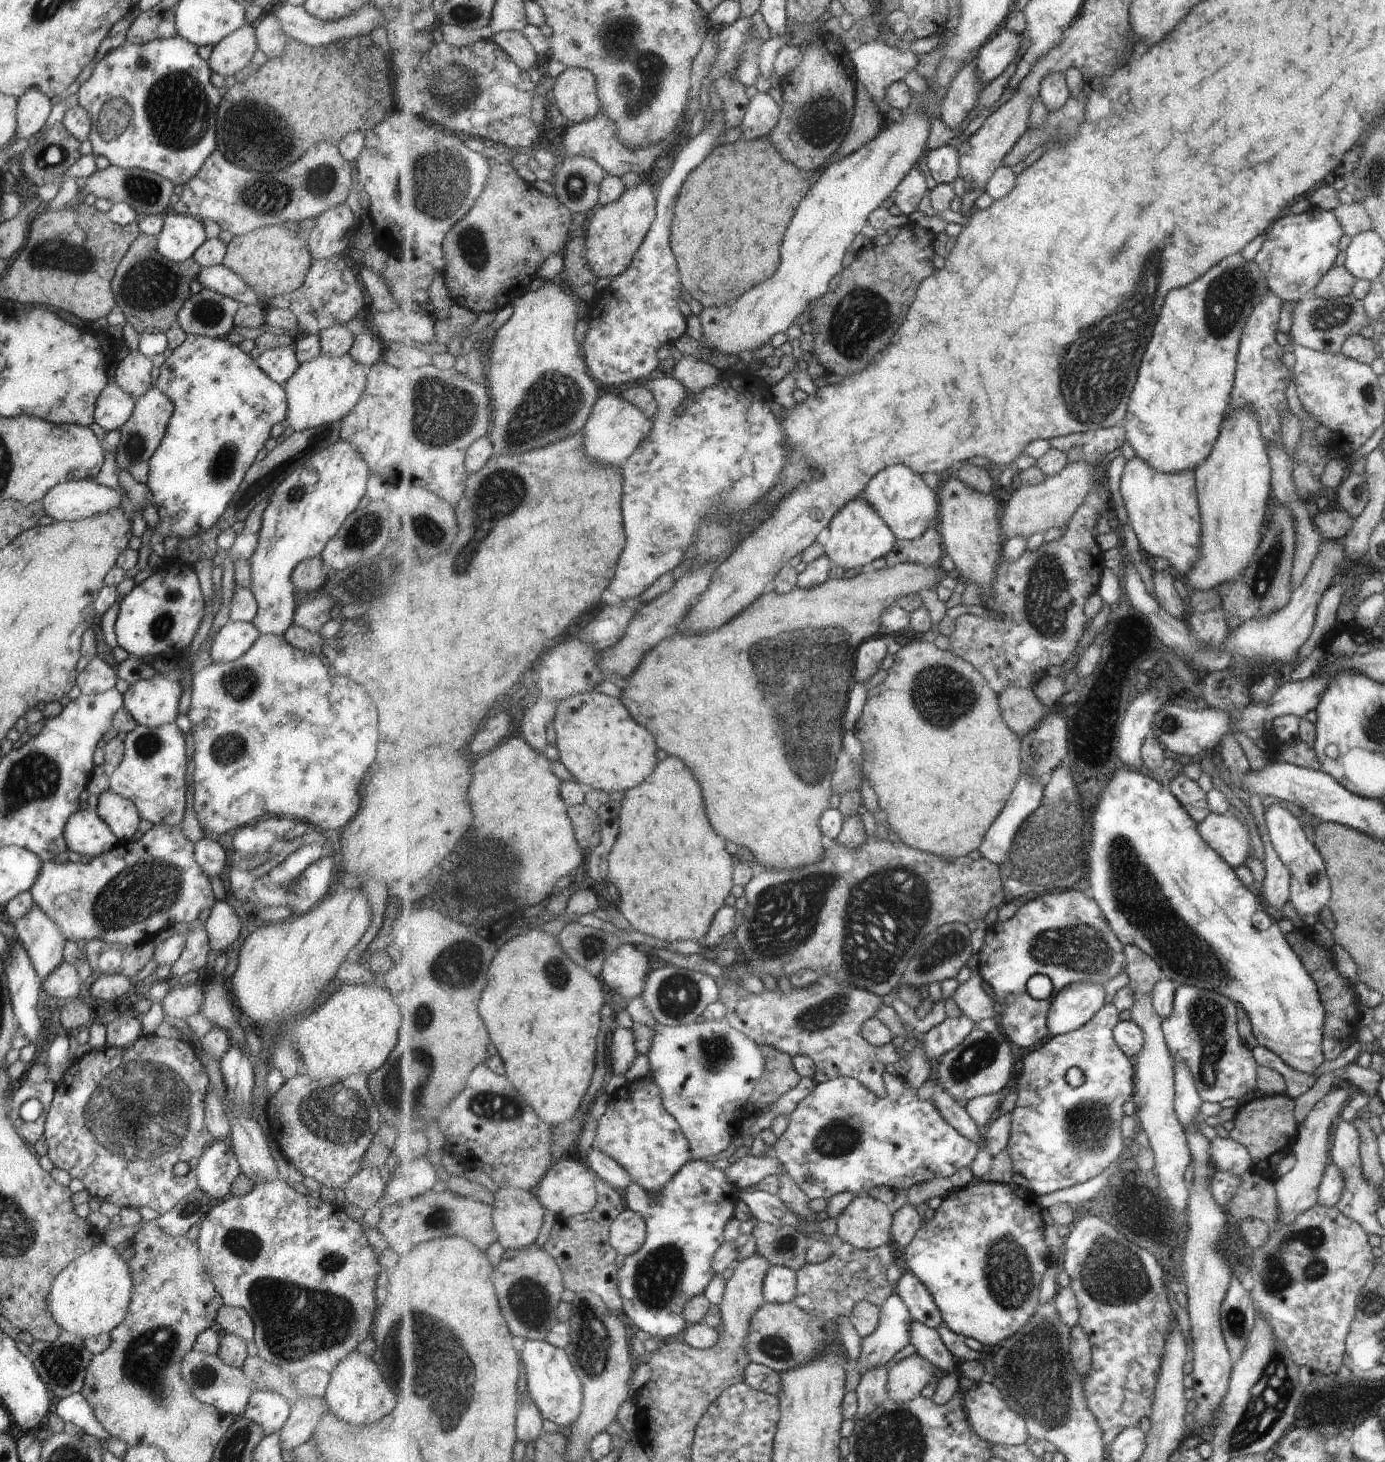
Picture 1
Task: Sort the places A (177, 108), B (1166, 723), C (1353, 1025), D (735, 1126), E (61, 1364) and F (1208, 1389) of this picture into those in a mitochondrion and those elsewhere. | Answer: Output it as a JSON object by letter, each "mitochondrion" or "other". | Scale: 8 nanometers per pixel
{"A":"mitochondrion","B":"mitochondrion","C":"other","D":"other","E":"mitochondrion","F":"other"}

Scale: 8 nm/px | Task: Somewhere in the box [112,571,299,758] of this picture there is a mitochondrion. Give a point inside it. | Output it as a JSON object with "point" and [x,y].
{"point":[241,683]}

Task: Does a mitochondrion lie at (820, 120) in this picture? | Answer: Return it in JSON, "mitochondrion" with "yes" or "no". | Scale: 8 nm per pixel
{"mitochondrion":"yes"}

